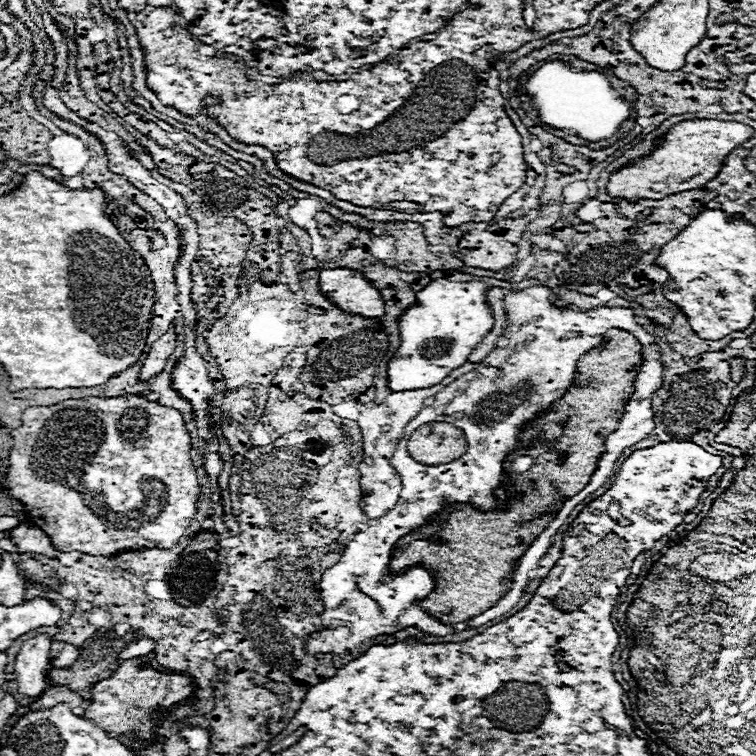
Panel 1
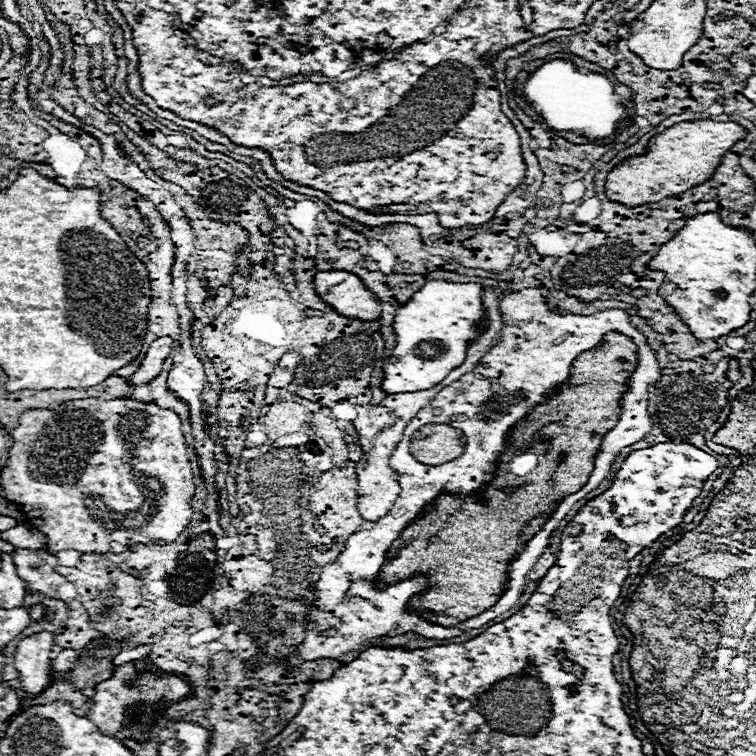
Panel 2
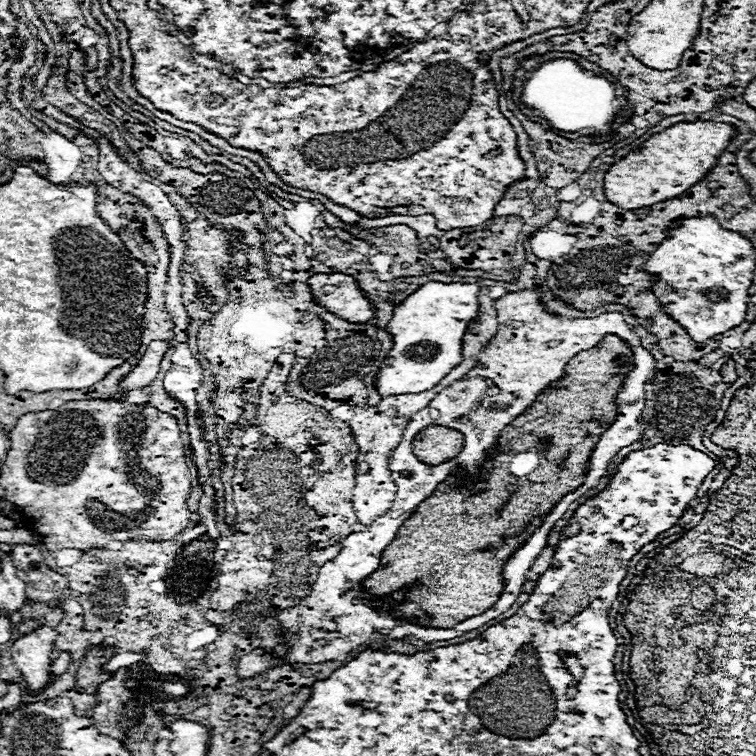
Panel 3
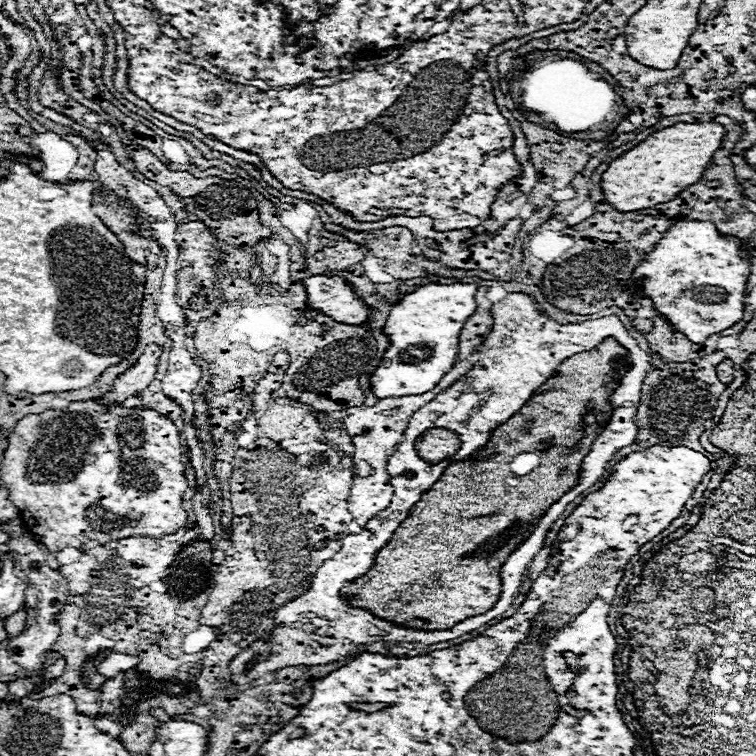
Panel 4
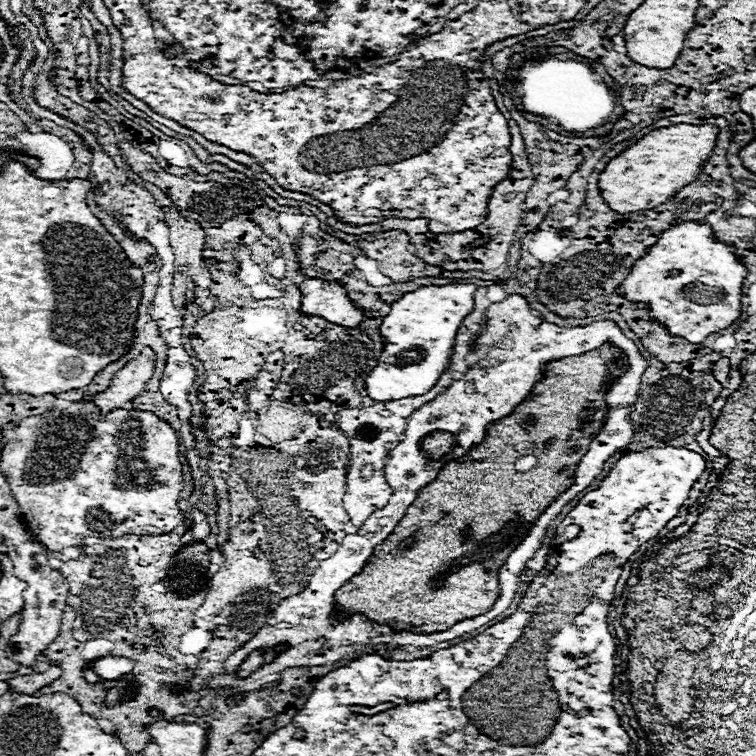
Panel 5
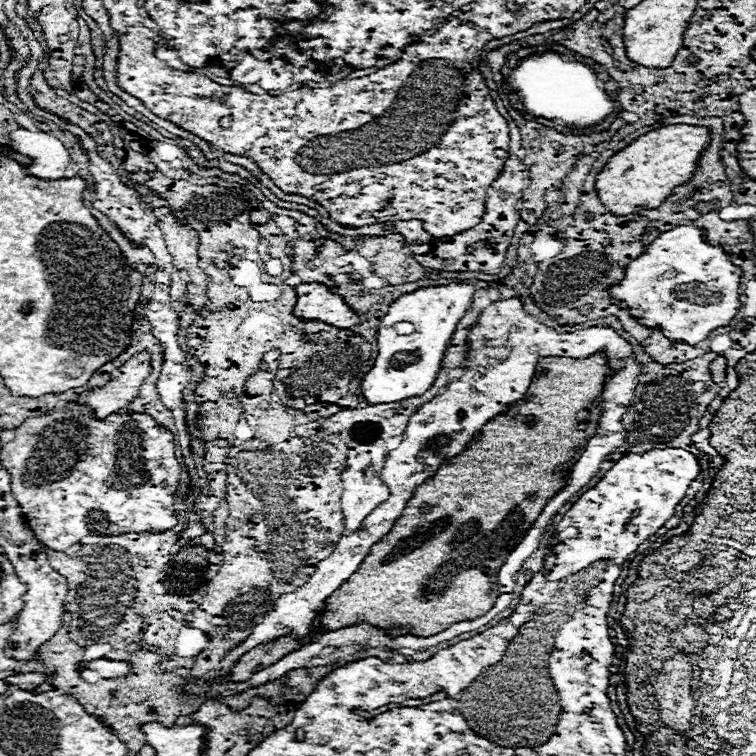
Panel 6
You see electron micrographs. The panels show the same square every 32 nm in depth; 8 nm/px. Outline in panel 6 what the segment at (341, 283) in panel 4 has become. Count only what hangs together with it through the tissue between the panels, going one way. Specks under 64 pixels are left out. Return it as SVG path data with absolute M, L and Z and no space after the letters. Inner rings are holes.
M302 282L296 286L296 294L298 304L294 314L304 320L320 318L336 328L354 328L360 322L358 314L344 302L344 298L320 282Z

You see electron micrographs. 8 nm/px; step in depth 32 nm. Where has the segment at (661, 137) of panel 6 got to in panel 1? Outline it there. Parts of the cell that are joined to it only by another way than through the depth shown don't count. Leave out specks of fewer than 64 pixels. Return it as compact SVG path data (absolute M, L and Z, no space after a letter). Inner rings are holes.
M684 120L672 126L668 134L664 134L660 146L652 152L652 156L614 172L606 186L608 194L636 202L640 198L660 200L672 194L704 186L722 170L722 162L726 160L726 156L750 136L754 136L754 128L740 122Z

